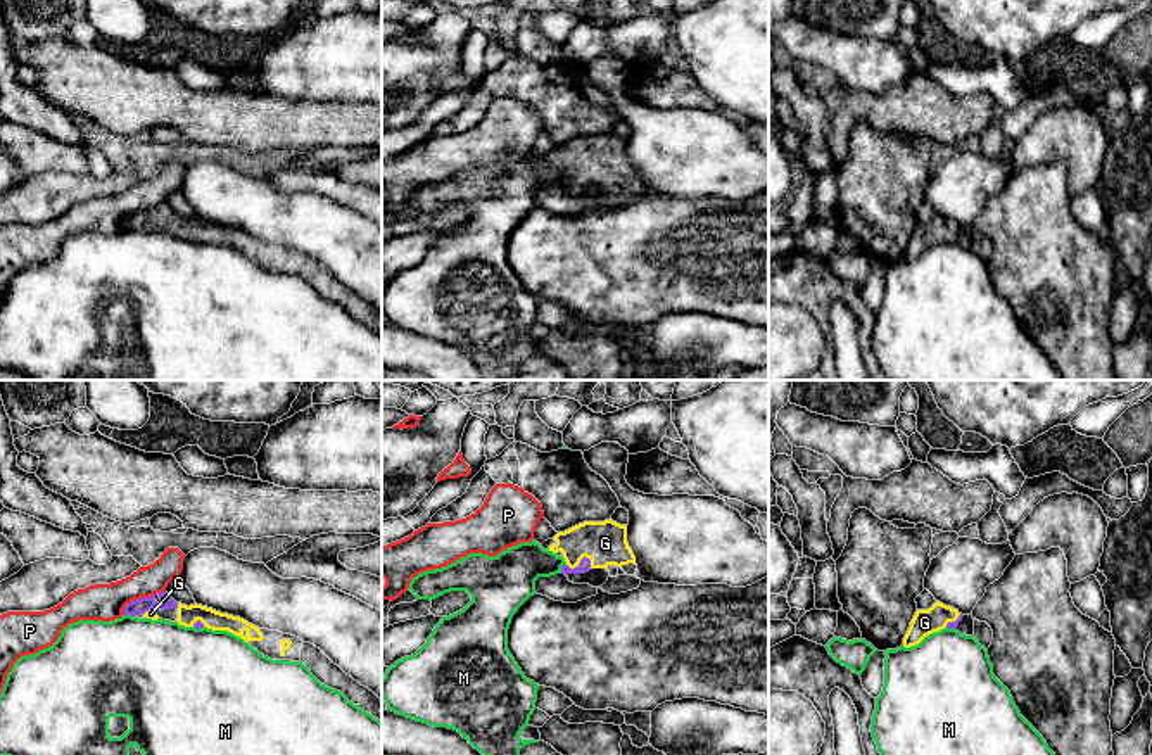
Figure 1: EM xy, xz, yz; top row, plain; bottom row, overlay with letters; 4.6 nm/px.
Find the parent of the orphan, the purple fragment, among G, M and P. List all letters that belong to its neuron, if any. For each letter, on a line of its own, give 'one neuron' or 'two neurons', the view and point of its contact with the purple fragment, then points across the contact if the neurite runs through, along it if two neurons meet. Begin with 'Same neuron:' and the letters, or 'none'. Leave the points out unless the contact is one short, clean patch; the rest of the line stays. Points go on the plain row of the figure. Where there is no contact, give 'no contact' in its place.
Same neuron: G
G: one neuron; meets purple in xz at (581, 175); runs through xz (584, 178), (581, 175), (596, 158), (605, 156)
M: two neurons; meets purple in xz at (562, 182); border along xz (565, 177), (560, 185)
P: two neurons; meets purple in xy at (142, 211); border along xy (164, 203), (132, 213), (121, 225)

